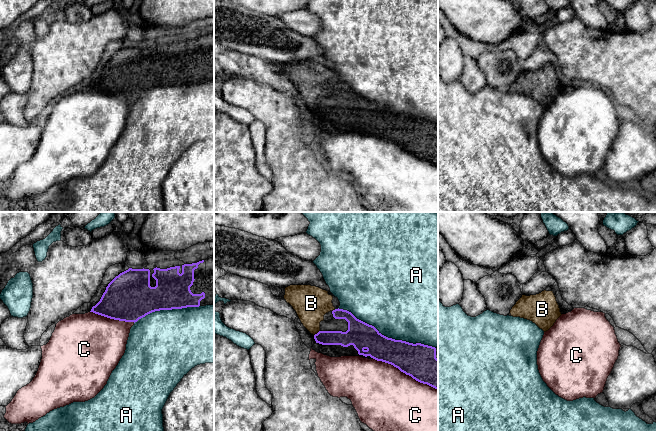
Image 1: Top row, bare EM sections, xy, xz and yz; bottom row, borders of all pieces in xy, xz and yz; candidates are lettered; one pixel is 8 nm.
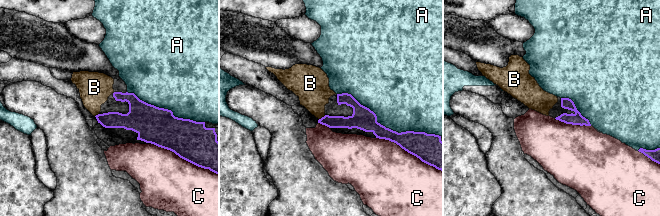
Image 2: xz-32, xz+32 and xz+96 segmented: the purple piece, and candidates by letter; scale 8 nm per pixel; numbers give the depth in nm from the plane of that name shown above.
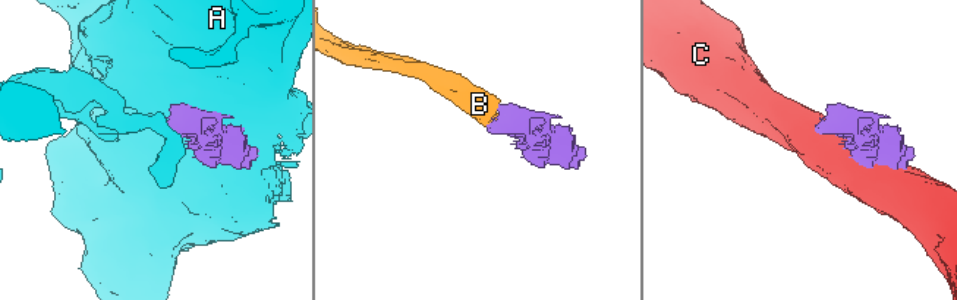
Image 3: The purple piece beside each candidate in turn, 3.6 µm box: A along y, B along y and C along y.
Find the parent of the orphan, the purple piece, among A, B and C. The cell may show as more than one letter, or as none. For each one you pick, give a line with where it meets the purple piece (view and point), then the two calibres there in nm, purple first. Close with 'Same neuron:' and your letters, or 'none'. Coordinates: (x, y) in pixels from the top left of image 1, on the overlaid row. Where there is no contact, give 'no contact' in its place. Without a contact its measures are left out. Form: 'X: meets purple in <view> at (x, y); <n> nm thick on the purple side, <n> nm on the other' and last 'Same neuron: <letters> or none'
B: meets purple in xz at (317, 333); 120 nm thick on the purple side, 280 nm on the other
Same neuron: B

